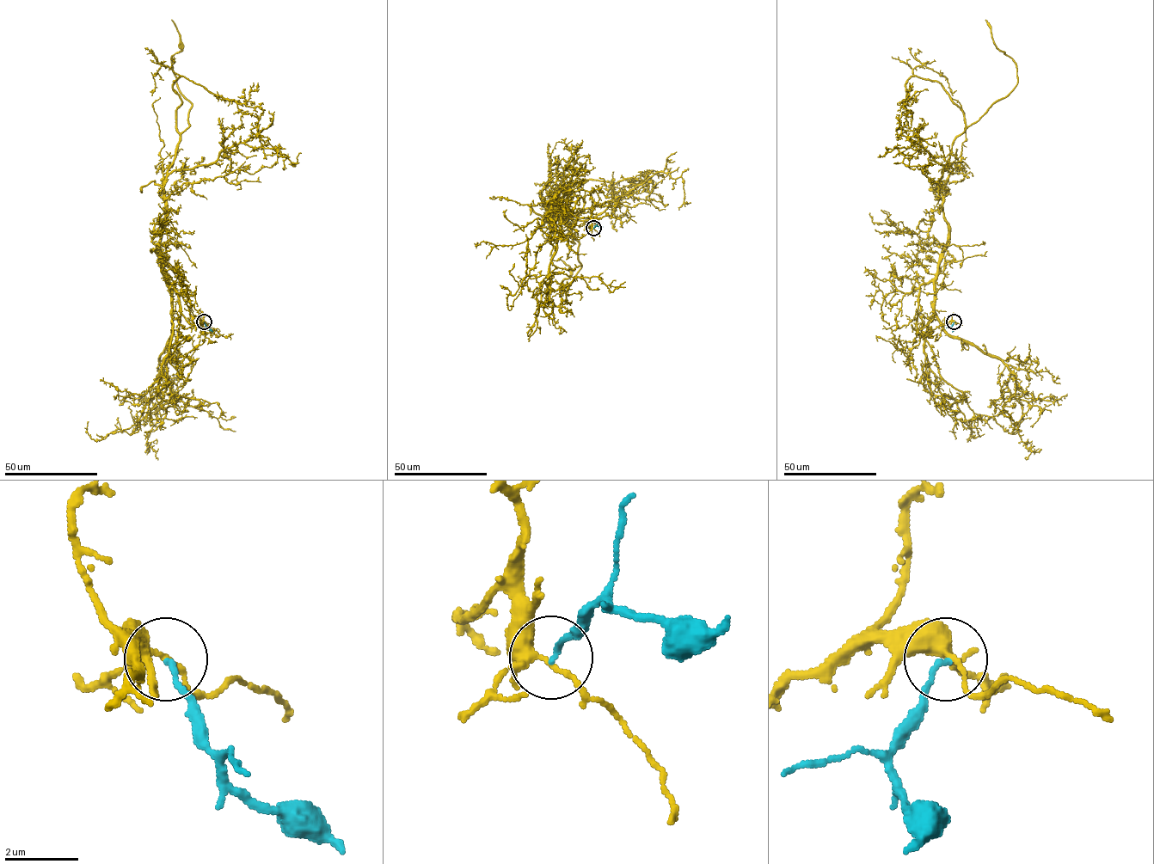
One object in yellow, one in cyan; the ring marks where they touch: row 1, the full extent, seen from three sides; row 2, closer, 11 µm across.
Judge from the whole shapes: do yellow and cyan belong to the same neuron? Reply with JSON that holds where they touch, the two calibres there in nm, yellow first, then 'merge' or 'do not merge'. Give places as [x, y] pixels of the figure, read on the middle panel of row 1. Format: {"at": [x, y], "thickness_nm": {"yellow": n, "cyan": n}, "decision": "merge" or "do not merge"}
{"at": [593, 228], "thickness_nm": {"yellow": 190, "cyan": 130}, "decision": "do not merge"}

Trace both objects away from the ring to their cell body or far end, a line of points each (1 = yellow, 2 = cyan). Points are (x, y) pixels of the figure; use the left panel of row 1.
1: (204, 321), (203, 334), (182, 313), (158, 253), (179, 139), (174, 82), (183, 76), (259, 107), (260, 116)
2: (204, 321), (212, 332)

